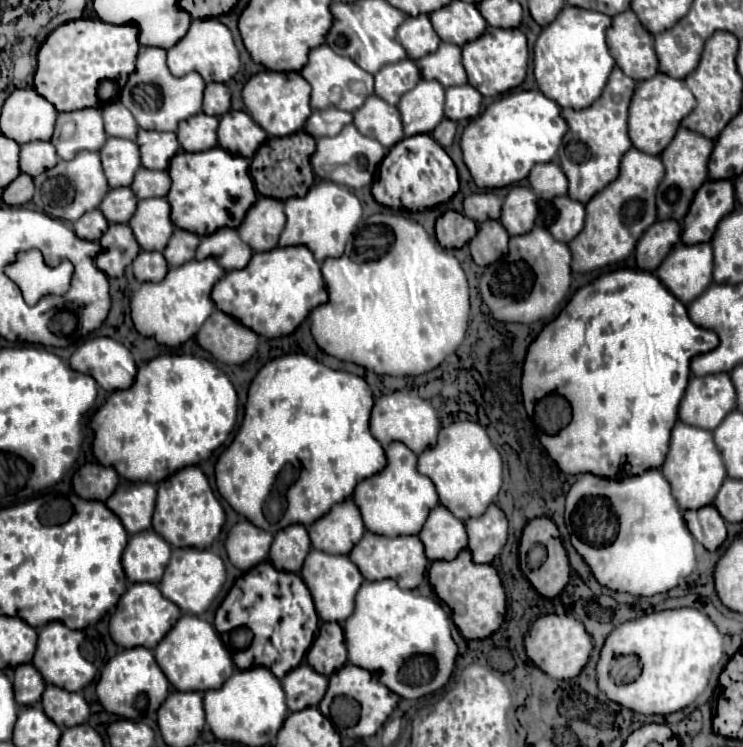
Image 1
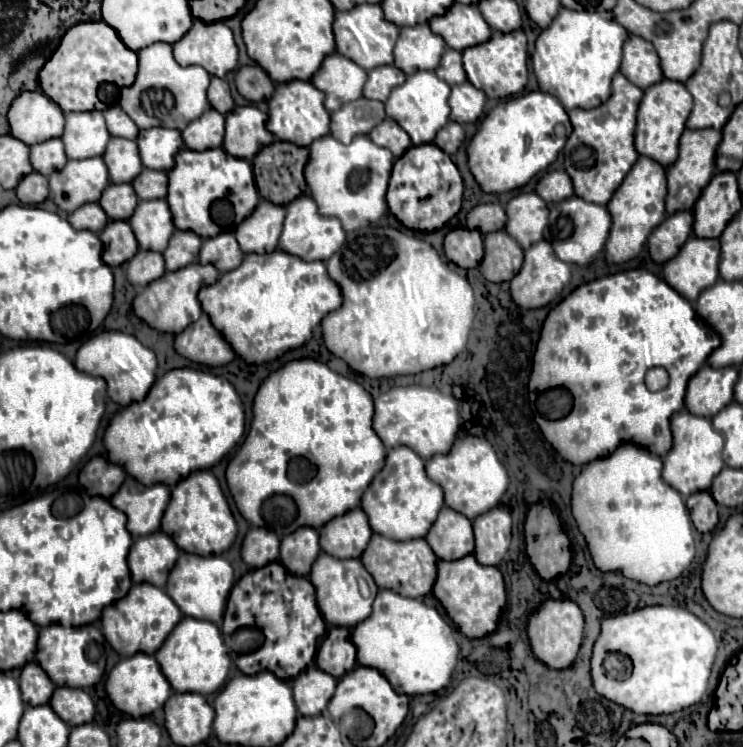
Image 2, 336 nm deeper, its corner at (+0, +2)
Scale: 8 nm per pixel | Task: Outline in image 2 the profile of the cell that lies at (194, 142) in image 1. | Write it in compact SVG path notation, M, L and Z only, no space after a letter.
M214 108L206 110L200 118L192 120L182 132L184 144L190 150L218 148L224 140L224 116Z

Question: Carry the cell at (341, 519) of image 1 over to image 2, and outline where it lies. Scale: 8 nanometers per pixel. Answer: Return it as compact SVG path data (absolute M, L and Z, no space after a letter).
M354 508L342 516L332 518L318 532L320 548L330 556L338 556L340 560L360 558L372 538L372 528L362 508Z

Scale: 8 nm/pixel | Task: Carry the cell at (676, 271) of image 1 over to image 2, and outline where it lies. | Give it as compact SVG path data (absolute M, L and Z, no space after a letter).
M690 236L680 252L664 264L664 280L680 296L690 302L698 300L700 292L718 280L720 240Z

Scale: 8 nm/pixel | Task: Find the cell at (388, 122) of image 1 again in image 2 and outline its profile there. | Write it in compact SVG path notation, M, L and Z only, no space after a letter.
M386 118L382 124L378 124L370 134L370 140L374 140L374 144L382 146L382 148L390 148L390 152L394 152L394 156L402 156L402 152L406 152L406 148L412 146L410 136L406 136L406 132L390 118Z

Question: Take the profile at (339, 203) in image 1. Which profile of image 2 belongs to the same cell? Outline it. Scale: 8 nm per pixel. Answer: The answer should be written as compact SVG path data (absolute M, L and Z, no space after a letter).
M306 194L296 198L286 206L286 220L284 220L284 230L278 242L278 248L284 252L290 252L302 260L328 260L338 248L342 248L346 240L346 232L342 230L340 220L336 218L322 218L318 214L316 202Z

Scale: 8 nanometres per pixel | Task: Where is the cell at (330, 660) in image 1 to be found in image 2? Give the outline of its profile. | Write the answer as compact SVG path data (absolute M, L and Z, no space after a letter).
M330 628L326 640L318 650L316 664L324 672L330 672L334 678L342 678L356 666L356 648L350 642L348 628Z

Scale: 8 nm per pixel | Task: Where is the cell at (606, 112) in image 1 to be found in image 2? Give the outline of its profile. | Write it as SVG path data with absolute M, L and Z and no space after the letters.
M618 72L612 80L612 96L602 106L592 110L576 108L568 112L574 130L564 146L564 168L572 178L574 194L582 196L582 200L608 204L618 184L622 184L624 176L638 160L638 152L634 148L634 126L640 100L642 90Z

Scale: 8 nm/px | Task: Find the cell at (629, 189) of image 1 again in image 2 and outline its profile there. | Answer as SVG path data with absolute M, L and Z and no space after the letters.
M640 156L634 168L624 178L622 186L614 192L612 200L608 202L608 212L612 214L612 230L604 246L608 262L628 262L640 254L650 232L666 218L664 198L666 198L666 170L658 162Z

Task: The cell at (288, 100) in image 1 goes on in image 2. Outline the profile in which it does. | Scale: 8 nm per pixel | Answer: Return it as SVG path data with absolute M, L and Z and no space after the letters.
M292 80L278 84L268 106L268 128L278 140L310 146L314 140L330 134L330 112L324 108L324 96L310 82Z

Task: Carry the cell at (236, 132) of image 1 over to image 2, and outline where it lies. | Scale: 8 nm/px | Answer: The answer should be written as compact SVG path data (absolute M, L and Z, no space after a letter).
M236 106L226 114L224 150L250 162L262 146L274 140L266 130L266 120L268 114L256 106Z

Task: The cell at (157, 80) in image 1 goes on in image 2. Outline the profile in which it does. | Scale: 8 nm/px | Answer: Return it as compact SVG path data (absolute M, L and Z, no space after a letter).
M156 42L138 52L138 76L130 88L122 88L120 106L136 122L138 128L186 128L188 122L196 120L206 108L210 108L206 90L210 74L198 66L180 66L172 56L172 46Z

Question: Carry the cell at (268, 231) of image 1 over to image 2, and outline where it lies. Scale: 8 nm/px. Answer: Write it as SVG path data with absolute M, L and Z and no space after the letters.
M260 200L258 208L236 228L236 240L242 252L262 254L272 252L278 246L278 238L282 232L286 208L278 204L270 204L268 200Z

